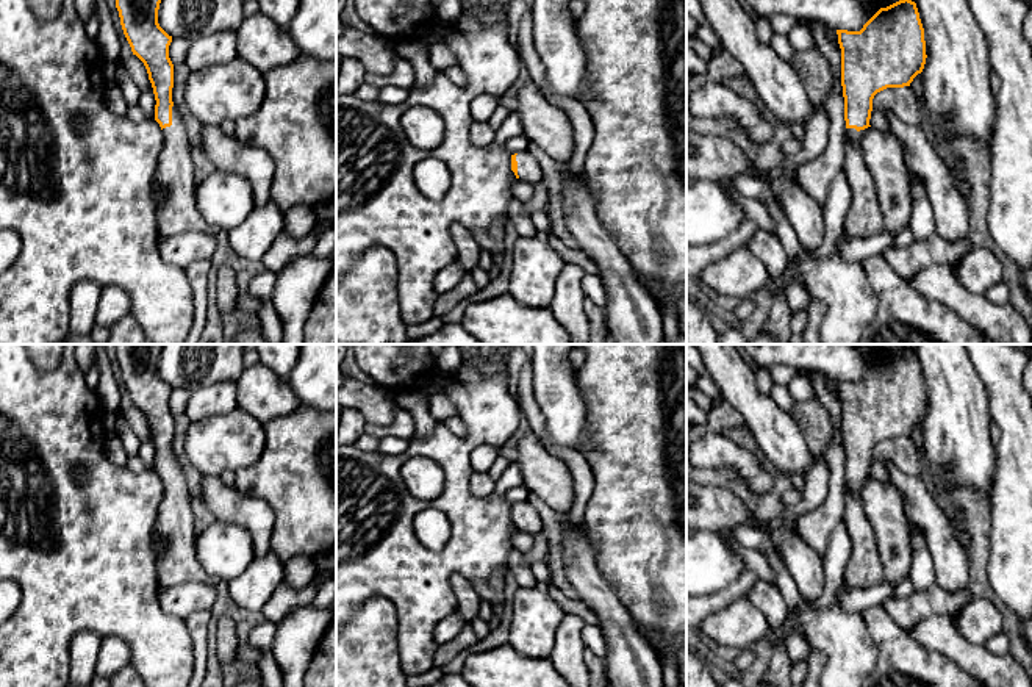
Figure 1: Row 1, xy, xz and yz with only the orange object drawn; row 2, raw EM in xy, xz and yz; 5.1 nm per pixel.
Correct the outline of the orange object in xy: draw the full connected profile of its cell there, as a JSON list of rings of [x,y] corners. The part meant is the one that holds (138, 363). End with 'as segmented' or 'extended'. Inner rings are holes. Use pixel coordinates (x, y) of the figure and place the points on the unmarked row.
[[[116,344],[124,385],[145,416],[155,444],[155,471],[164,485],[153,534],[167,541],[166,552],[156,557],[161,588],[170,584],[202,582],[217,585],[195,556],[195,529],[189,491],[183,469],[172,452],[174,415],[169,408],[169,387],[158,374],[158,360],[164,344]]]; extended

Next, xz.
[[[529,501],[511,505],[511,521],[521,532],[532,535],[543,532],[541,518]]]; extended

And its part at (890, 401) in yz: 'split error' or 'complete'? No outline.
split error

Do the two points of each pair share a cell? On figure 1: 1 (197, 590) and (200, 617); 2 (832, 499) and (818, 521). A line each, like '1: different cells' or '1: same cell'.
1: different cells
2: same cell

